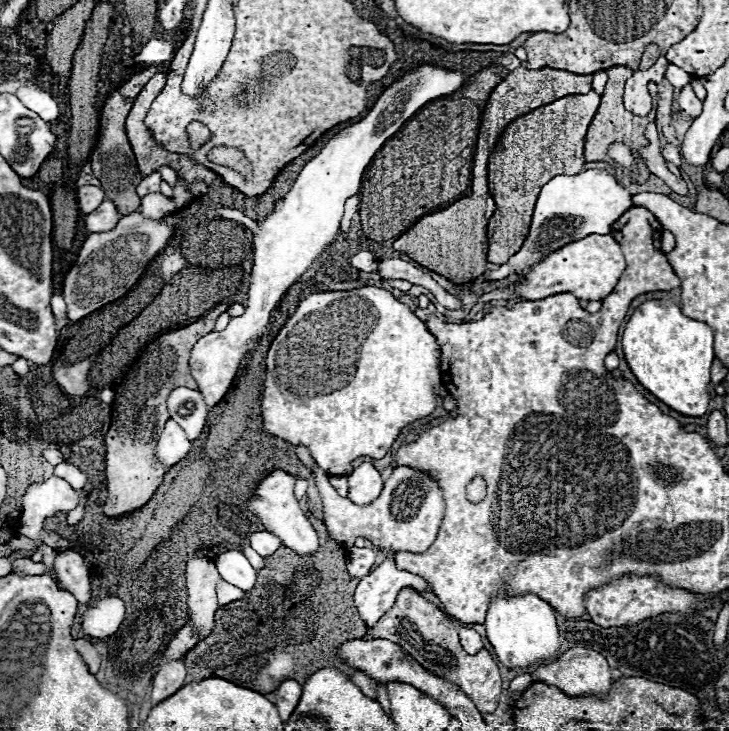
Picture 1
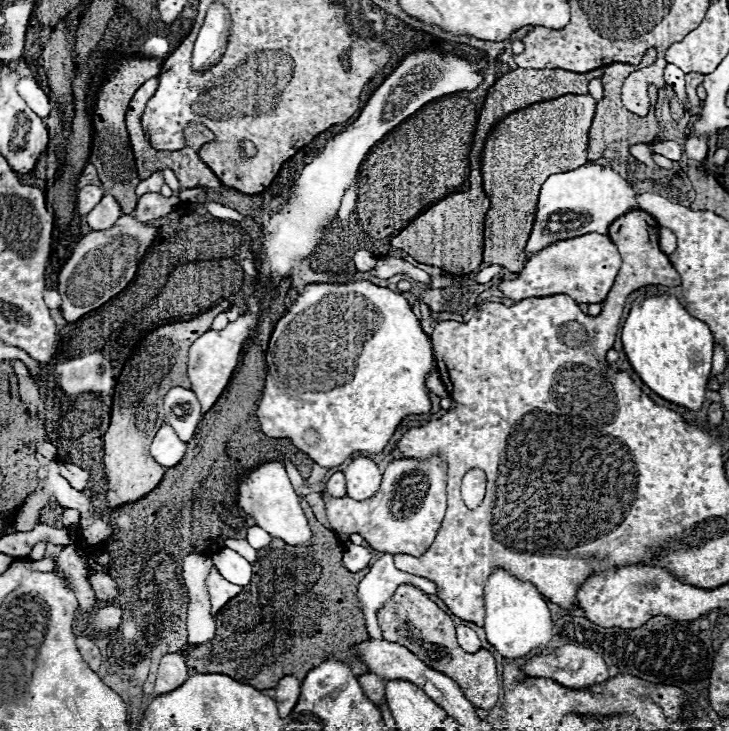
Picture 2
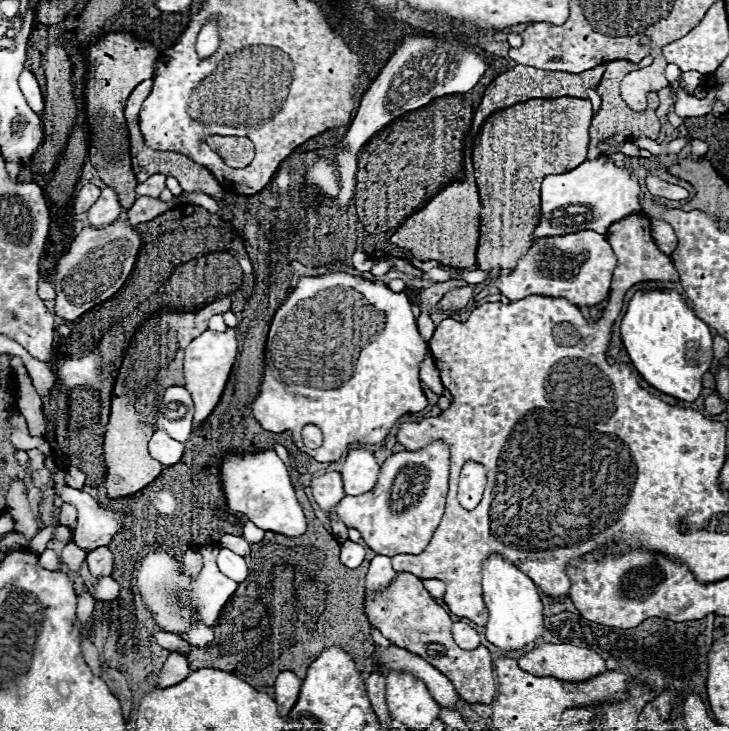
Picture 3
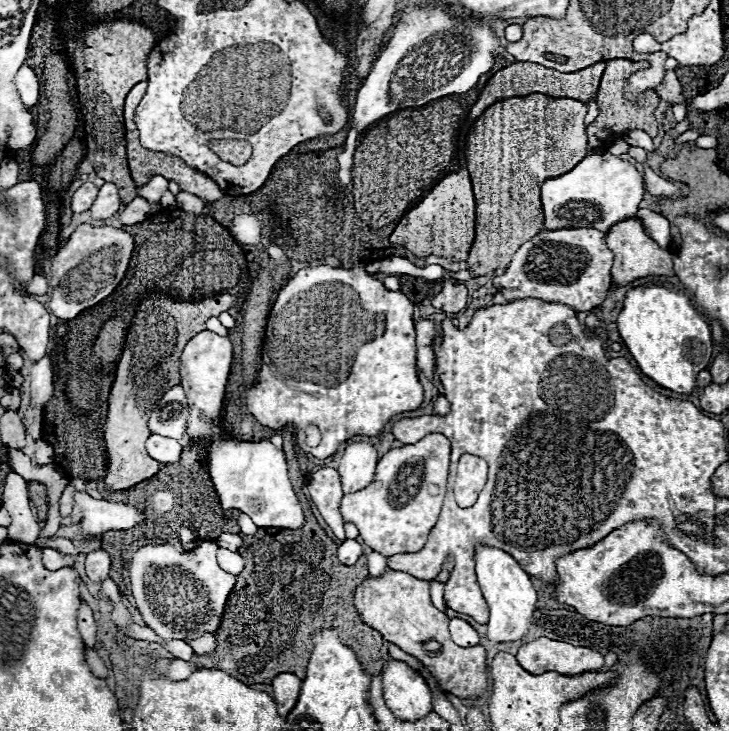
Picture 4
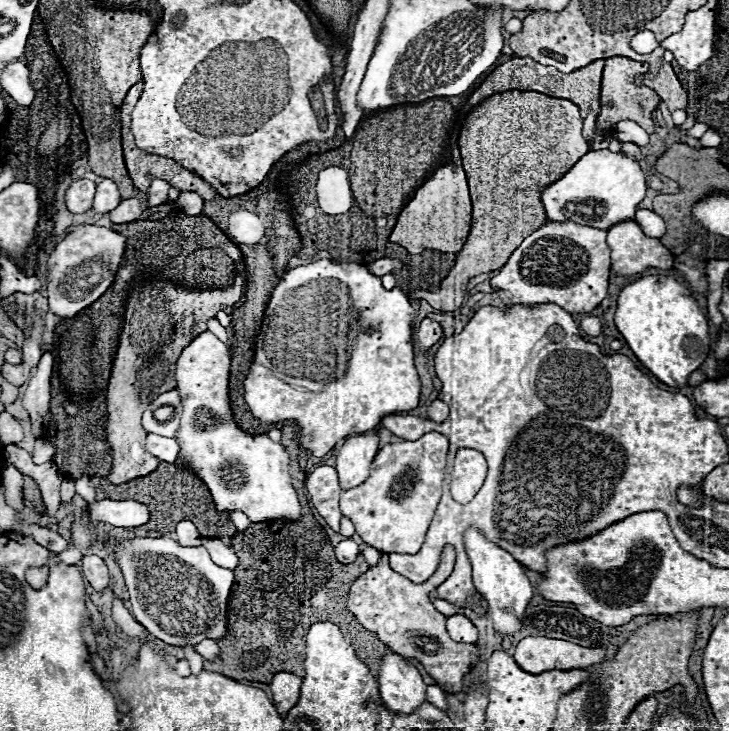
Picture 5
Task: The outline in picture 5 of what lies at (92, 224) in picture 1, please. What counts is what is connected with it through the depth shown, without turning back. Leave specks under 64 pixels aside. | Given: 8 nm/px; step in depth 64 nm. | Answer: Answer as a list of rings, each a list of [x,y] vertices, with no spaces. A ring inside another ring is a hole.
[[[104,178],[98,186],[96,186],[96,194],[94,194],[94,206],[92,210],[98,212],[100,216],[108,214],[110,210],[114,210],[118,204],[120,204],[120,192],[118,192],[118,186],[110,180],[110,178]]]

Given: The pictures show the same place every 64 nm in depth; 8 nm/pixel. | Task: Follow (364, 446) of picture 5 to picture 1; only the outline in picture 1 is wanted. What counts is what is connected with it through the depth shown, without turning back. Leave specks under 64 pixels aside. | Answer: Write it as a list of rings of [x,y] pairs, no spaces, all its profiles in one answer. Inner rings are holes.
[[[362,462],[348,474],[348,484],[350,484],[348,498],[354,504],[364,506],[378,498],[384,482],[382,482],[380,472],[370,462]]]

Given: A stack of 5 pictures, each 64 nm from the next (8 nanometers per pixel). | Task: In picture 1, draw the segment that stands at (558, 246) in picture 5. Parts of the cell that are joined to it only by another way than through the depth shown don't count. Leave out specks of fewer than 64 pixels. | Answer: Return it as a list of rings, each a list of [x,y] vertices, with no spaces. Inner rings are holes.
[[[590,234],[544,256],[524,274],[522,282],[508,286],[508,290],[522,300],[542,300],[546,296],[564,292],[574,294],[578,300],[604,300],[614,290],[624,268],[626,262],[618,242],[610,234]]]

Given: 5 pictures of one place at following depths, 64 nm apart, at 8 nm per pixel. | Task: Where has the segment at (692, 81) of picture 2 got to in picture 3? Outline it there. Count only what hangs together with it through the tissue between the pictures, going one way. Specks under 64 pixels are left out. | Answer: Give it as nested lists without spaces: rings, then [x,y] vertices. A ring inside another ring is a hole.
[[[690,70],[690,72],[684,72],[684,74],[682,74],[682,80],[684,80],[686,90],[688,90],[690,94],[694,94],[694,90],[700,86],[702,78],[704,78],[704,76],[702,76],[700,72],[694,72],[694,70]]]

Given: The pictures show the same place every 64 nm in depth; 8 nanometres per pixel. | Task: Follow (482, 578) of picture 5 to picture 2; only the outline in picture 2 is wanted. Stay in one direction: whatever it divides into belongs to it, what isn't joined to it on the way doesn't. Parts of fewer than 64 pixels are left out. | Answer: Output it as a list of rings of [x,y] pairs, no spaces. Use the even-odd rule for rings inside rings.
[[[494,568],[484,586],[484,598],[486,598],[486,624],[484,624],[486,638],[504,658],[510,660],[528,658],[538,650],[548,648],[552,640],[550,610],[542,594],[530,582],[518,580],[512,572],[504,568]]]

